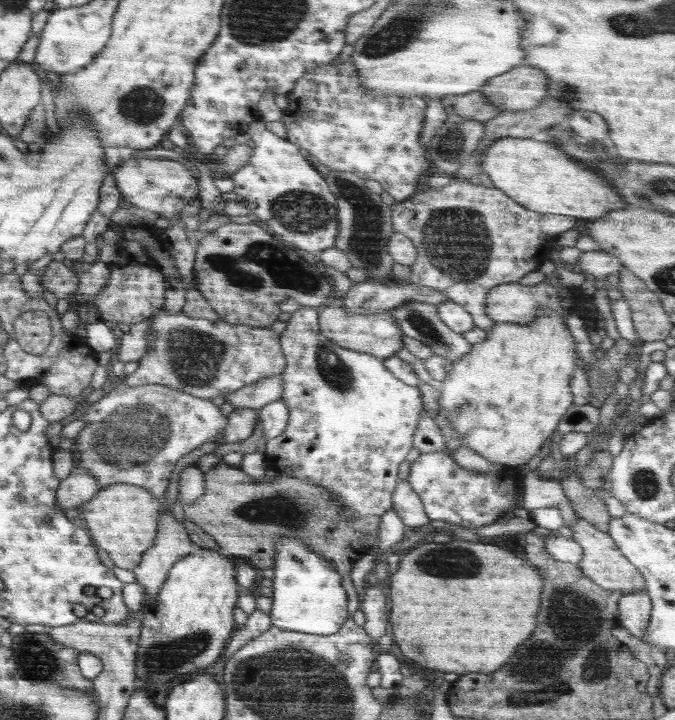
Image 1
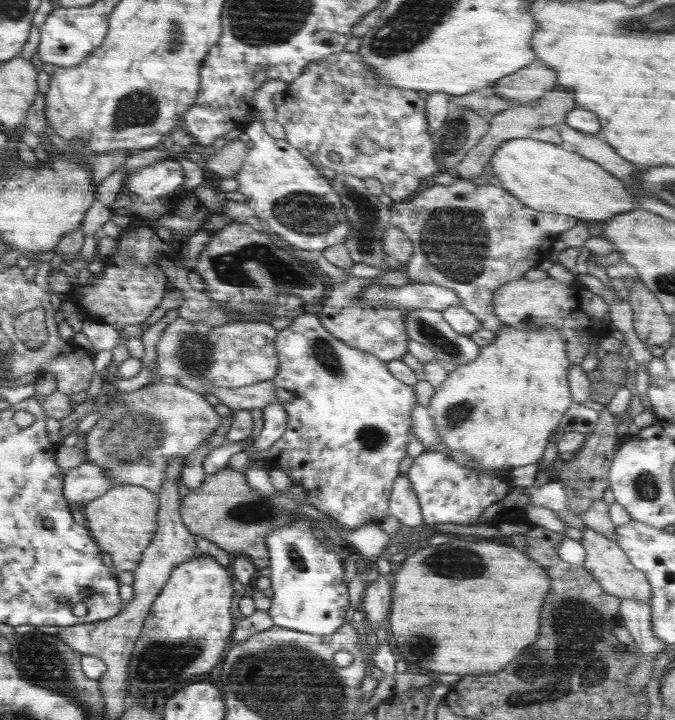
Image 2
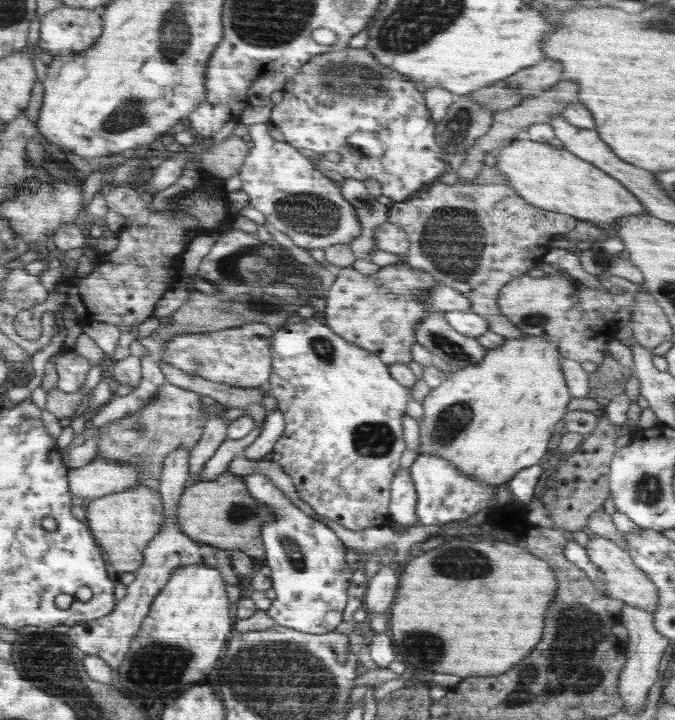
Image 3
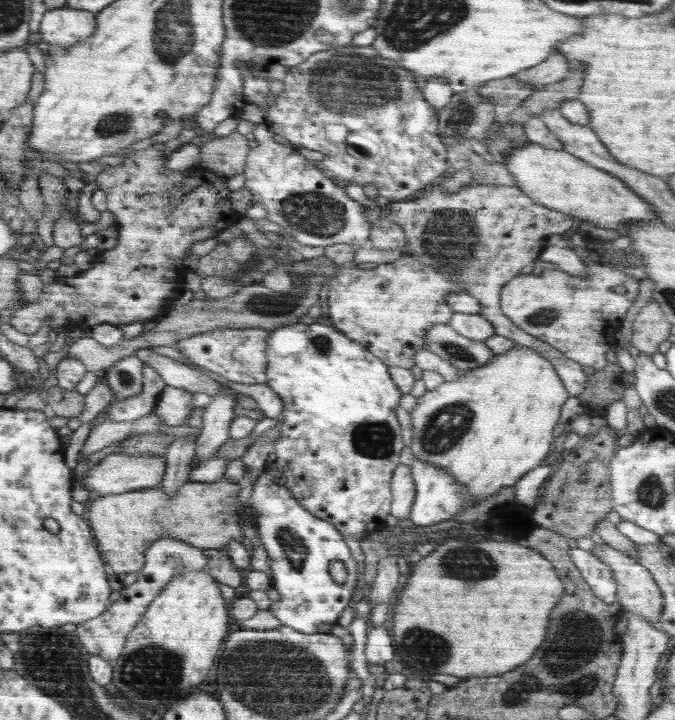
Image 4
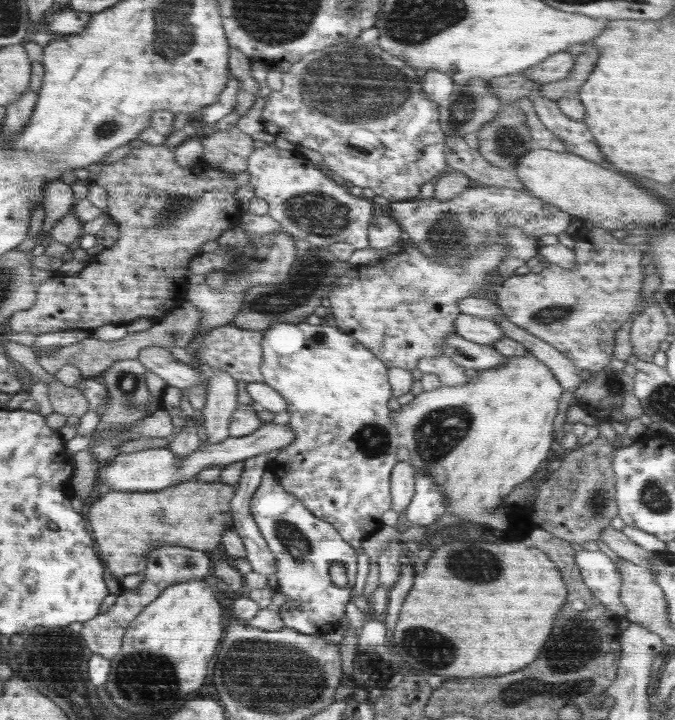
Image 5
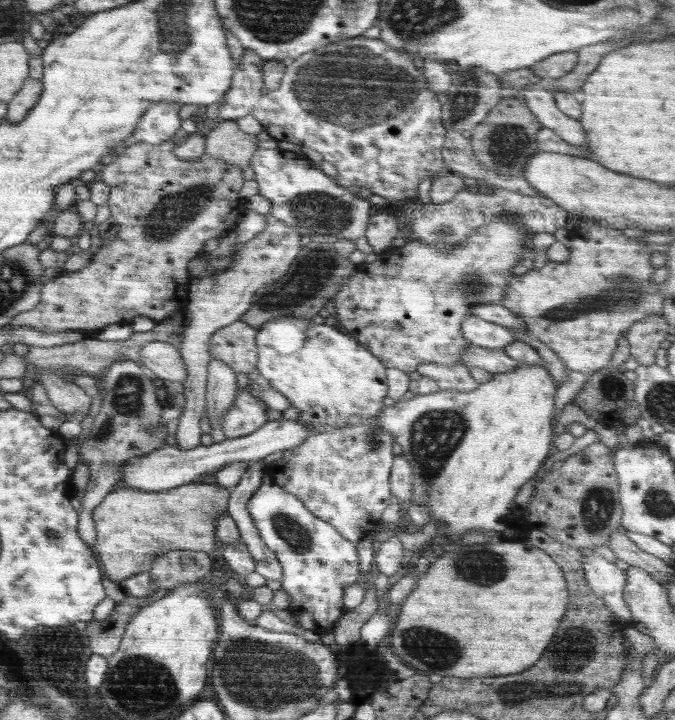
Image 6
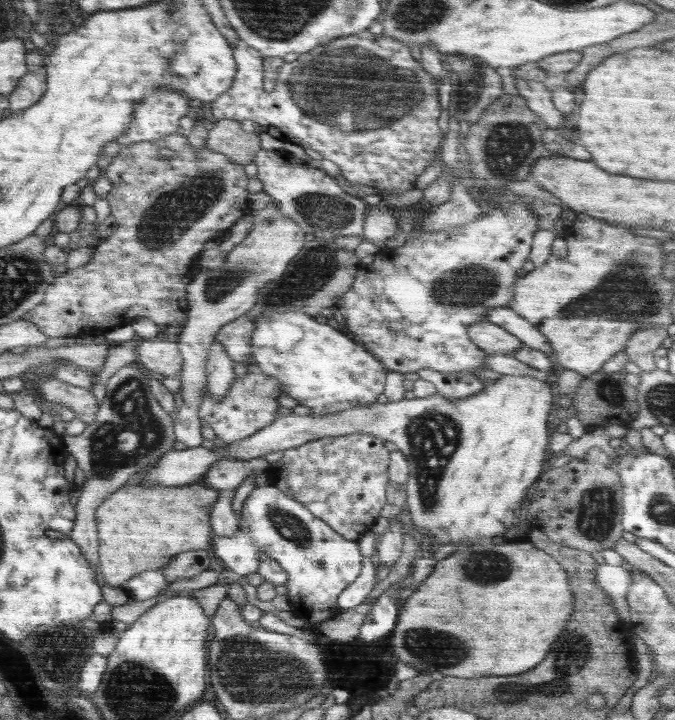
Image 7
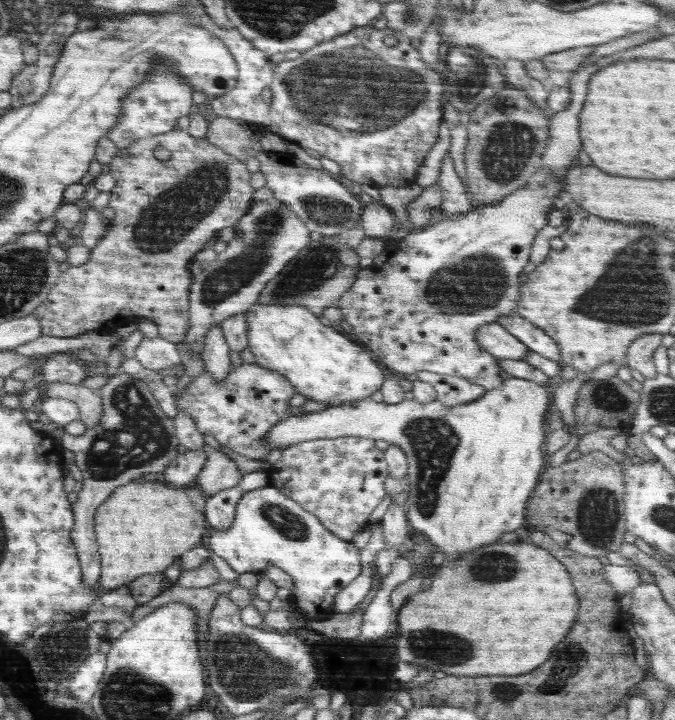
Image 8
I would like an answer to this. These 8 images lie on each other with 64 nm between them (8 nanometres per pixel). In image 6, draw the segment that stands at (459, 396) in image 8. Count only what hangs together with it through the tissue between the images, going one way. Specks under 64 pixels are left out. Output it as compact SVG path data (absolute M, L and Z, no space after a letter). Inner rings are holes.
M424 362L417 368L418 374L432 378L438 384L439 390L458 390L458 392L468 392L478 386L478 382L469 374L466 365L444 366L436 362Z

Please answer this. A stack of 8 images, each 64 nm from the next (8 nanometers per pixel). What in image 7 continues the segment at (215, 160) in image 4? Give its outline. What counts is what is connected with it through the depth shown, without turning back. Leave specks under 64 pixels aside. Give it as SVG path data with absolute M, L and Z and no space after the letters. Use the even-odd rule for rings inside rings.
M220 119L209 125L205 147L211 152L224 154L235 164L245 166L263 150L258 140L258 134L242 129L239 119Z

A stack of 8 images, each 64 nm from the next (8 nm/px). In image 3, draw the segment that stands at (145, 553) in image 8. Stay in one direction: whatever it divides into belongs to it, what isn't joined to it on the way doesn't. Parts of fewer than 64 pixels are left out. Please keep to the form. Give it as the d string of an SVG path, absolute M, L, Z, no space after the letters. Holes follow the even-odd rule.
M226 472L218 475L215 480L200 480L186 487L181 493L175 518L177 518L181 532L187 538L193 539L198 545L210 545L232 551L234 549L242 550L244 554L254 560L254 563L263 566L266 563L266 552L261 540L261 527L266 522L273 522L273 516L275 515L267 507L250 497L249 490L242 477ZM134 486L101 498L92 499L83 507L83 517L89 523L94 538L105 550L115 574L134 573L143 564L143 552L150 540L161 532L165 520L162 498L156 488Z

